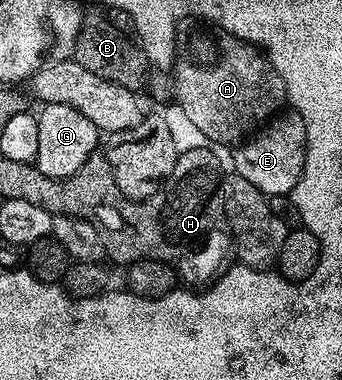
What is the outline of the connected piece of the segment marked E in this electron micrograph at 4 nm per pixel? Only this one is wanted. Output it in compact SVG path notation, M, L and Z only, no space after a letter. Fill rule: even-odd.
M291 109L285 110L271 121L265 122L255 133L249 134L236 149L232 155L232 163L236 166L233 167L235 174L246 177L246 181L250 181L254 189L266 196L291 196L304 168L306 125L299 113Z

